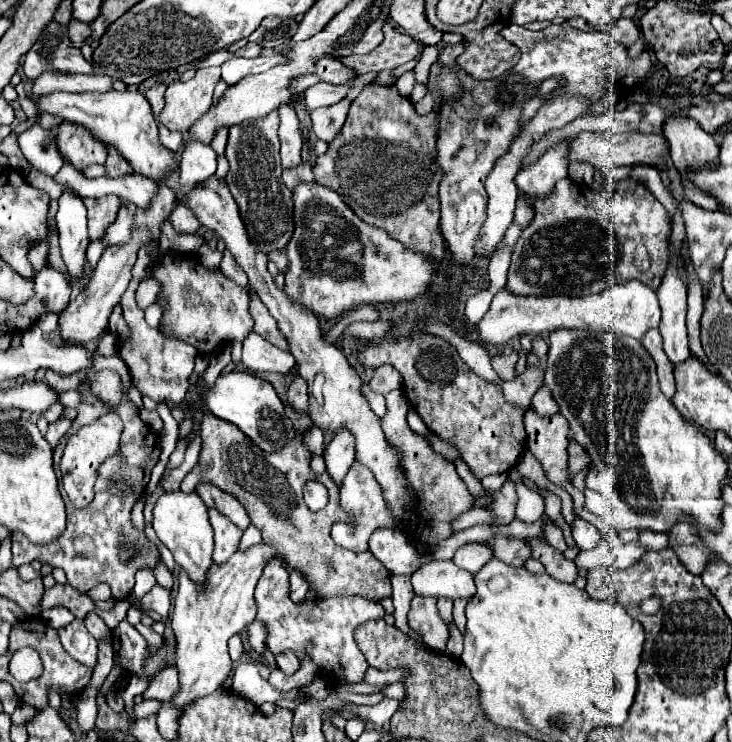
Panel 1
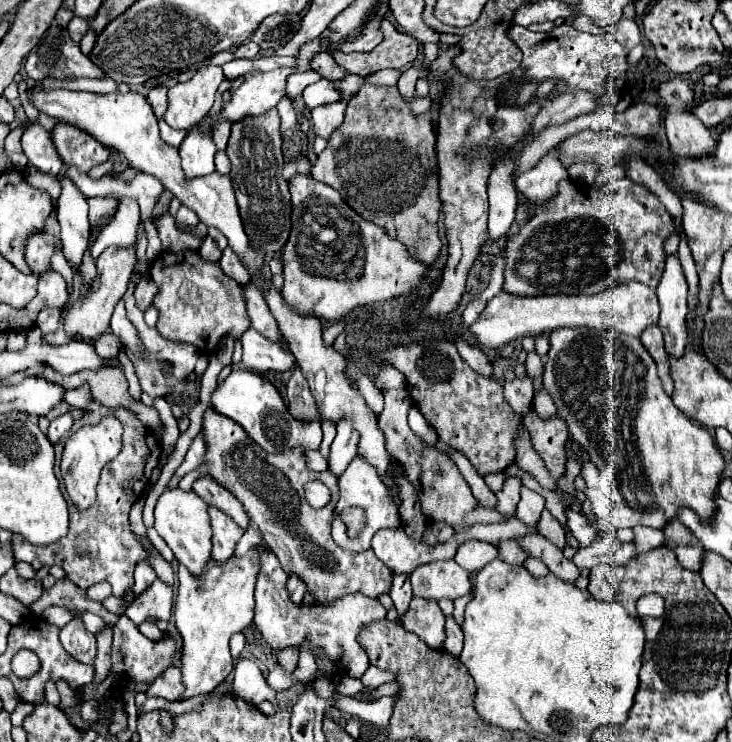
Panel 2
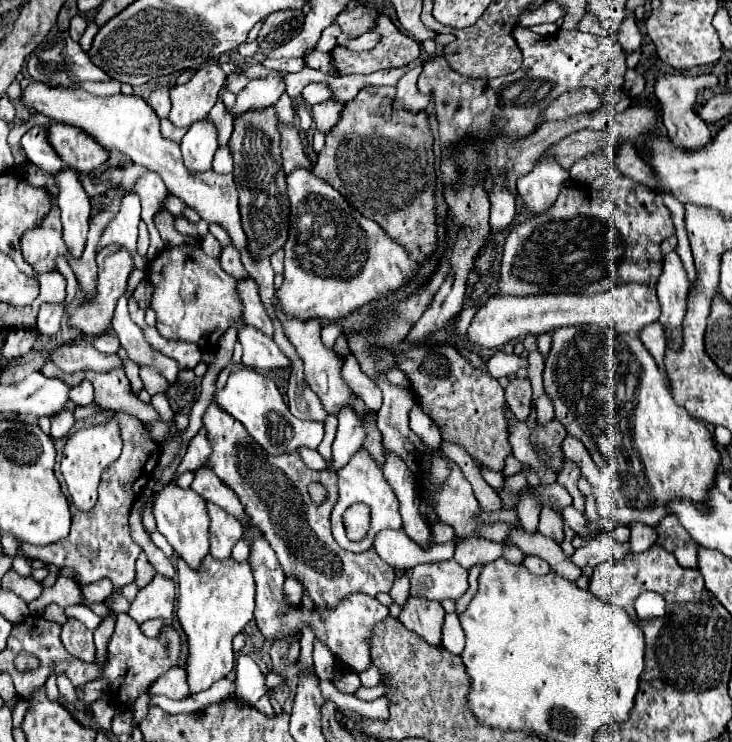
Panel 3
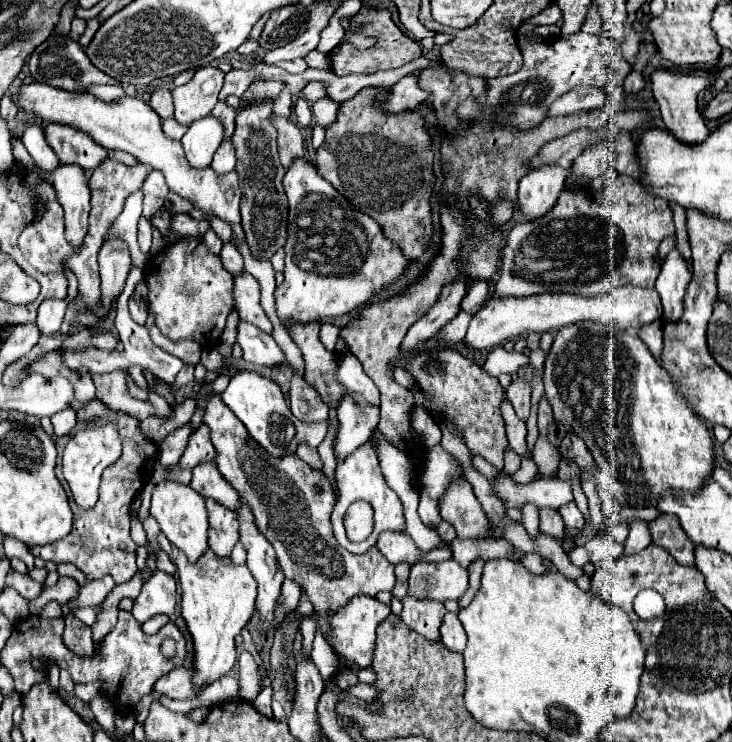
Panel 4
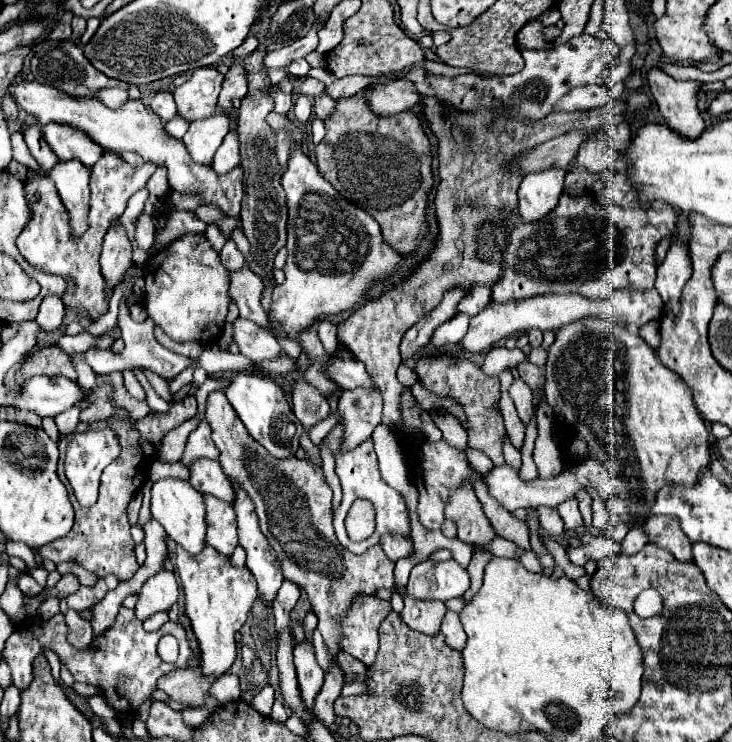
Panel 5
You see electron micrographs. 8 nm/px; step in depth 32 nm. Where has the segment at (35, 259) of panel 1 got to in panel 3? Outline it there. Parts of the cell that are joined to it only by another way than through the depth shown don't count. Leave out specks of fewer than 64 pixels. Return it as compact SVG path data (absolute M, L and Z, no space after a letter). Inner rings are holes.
M52 204L50 214L42 220L38 228L28 230L28 234L24 234L22 254L24 254L24 260L34 268L36 274L52 272L54 258L58 254L66 256L62 228L60 228L60 210L56 204Z

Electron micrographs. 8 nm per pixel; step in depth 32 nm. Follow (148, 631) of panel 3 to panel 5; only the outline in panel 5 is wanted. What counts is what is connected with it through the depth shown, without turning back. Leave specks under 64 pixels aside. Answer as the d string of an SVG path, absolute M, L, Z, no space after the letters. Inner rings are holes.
M158 612L158 614L154 614L154 616L150 616L148 620L144 620L144 630L146 632L156 632L162 624L166 624L168 622L168 614L164 614L164 612Z

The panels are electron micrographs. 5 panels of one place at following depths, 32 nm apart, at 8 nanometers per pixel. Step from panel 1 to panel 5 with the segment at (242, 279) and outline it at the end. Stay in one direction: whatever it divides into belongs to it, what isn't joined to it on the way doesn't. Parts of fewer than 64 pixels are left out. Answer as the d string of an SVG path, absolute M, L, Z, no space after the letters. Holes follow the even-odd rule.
M228 240L220 252L220 258L222 258L222 264L226 270L230 272L236 272L245 266L245 258L243 254L236 248L234 240Z

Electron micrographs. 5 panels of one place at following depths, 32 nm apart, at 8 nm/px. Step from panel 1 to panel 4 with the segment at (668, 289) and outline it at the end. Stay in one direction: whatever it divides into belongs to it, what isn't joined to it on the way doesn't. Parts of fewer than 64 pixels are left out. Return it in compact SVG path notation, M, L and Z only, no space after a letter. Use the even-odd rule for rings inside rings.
M674 248L662 262L662 270L656 280L656 290L664 308L664 314L660 320L664 324L680 322L684 314L684 294L686 294L688 282L690 282L690 270L686 266L686 260Z

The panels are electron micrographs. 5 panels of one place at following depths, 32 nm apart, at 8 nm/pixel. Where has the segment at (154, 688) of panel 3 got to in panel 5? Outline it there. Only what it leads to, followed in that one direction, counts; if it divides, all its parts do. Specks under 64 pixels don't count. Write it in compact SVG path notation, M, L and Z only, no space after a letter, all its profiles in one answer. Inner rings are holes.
M176 668L174 672L162 676L156 686L158 686L158 690L166 692L172 700L190 704L194 708L208 706L208 710L214 712L216 706L220 706L220 704L214 698L206 696L206 692L214 680L200 680L198 674L200 672L196 672L194 668Z

